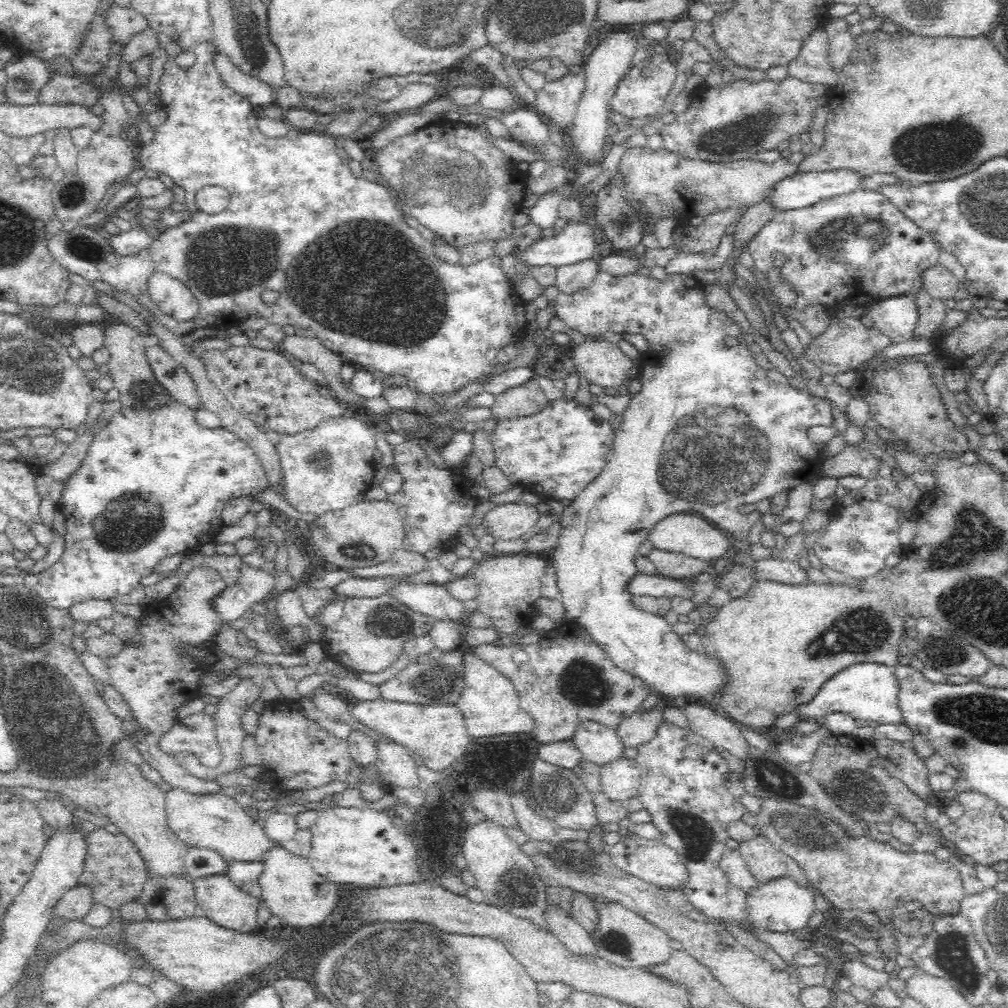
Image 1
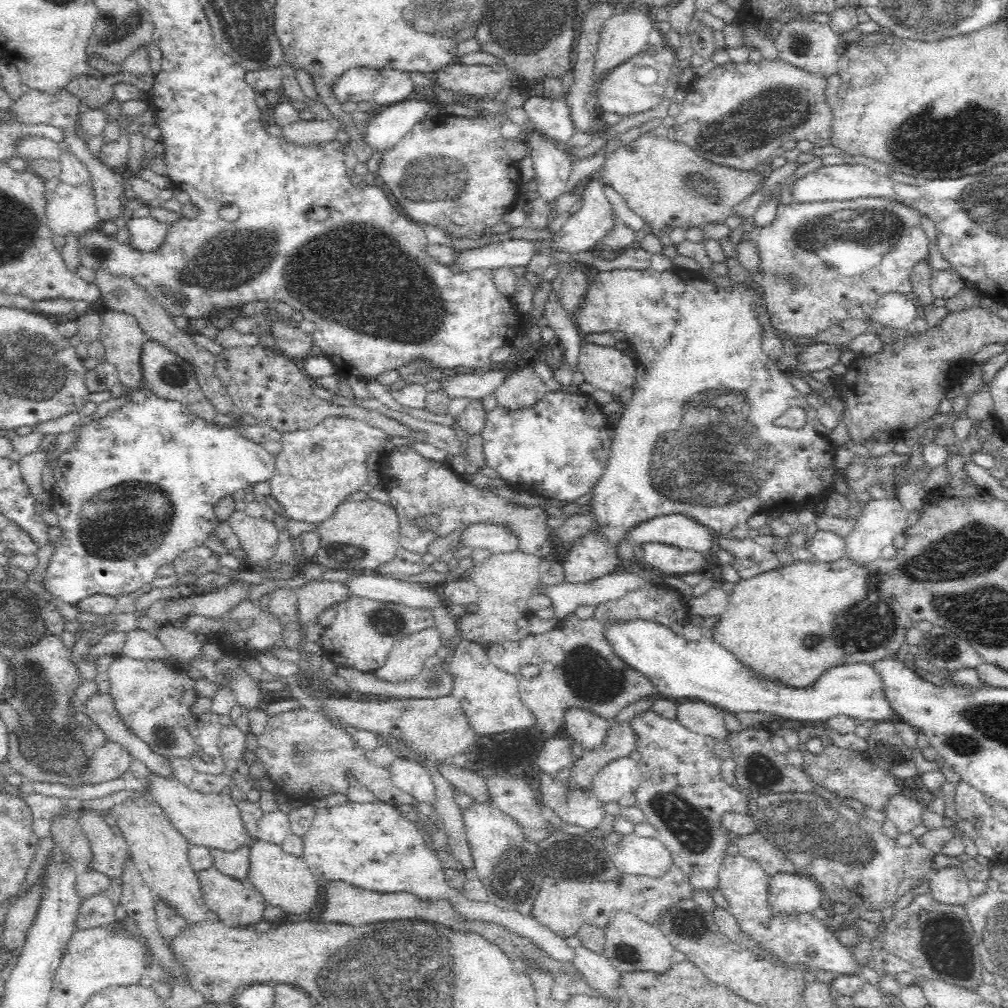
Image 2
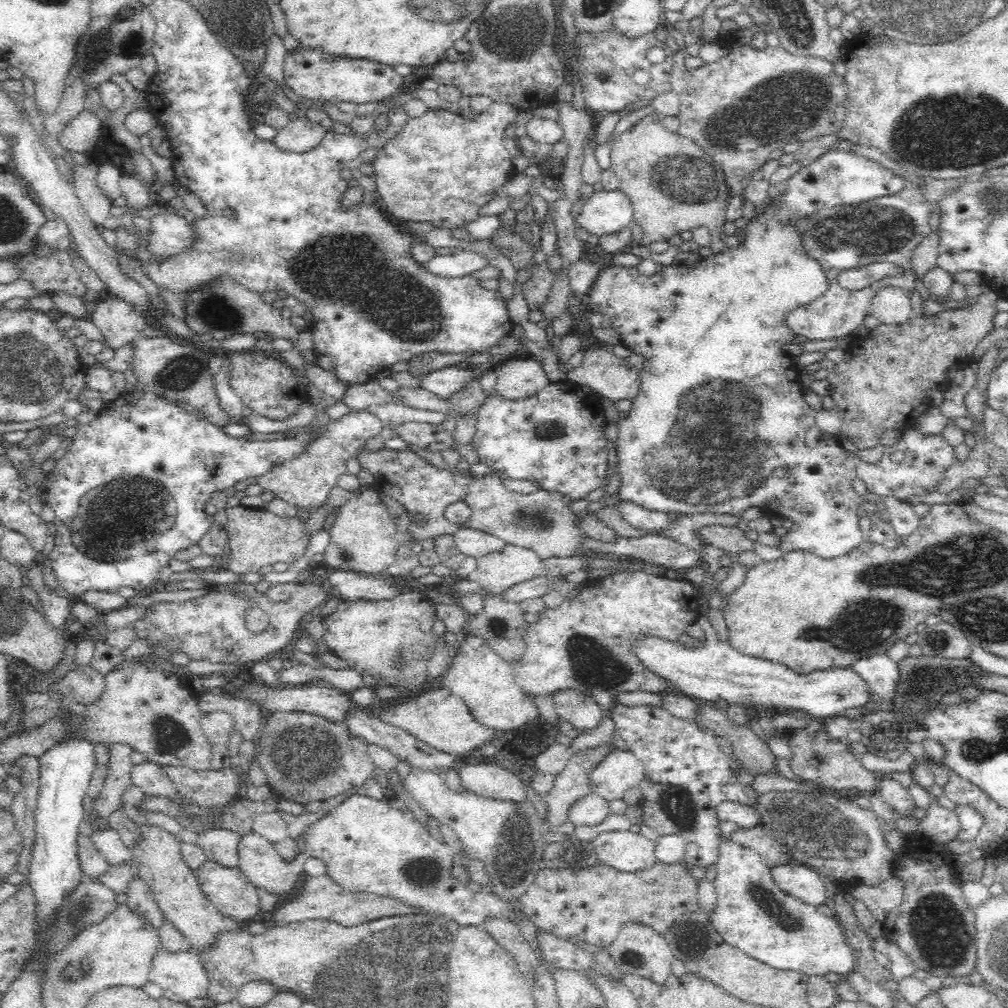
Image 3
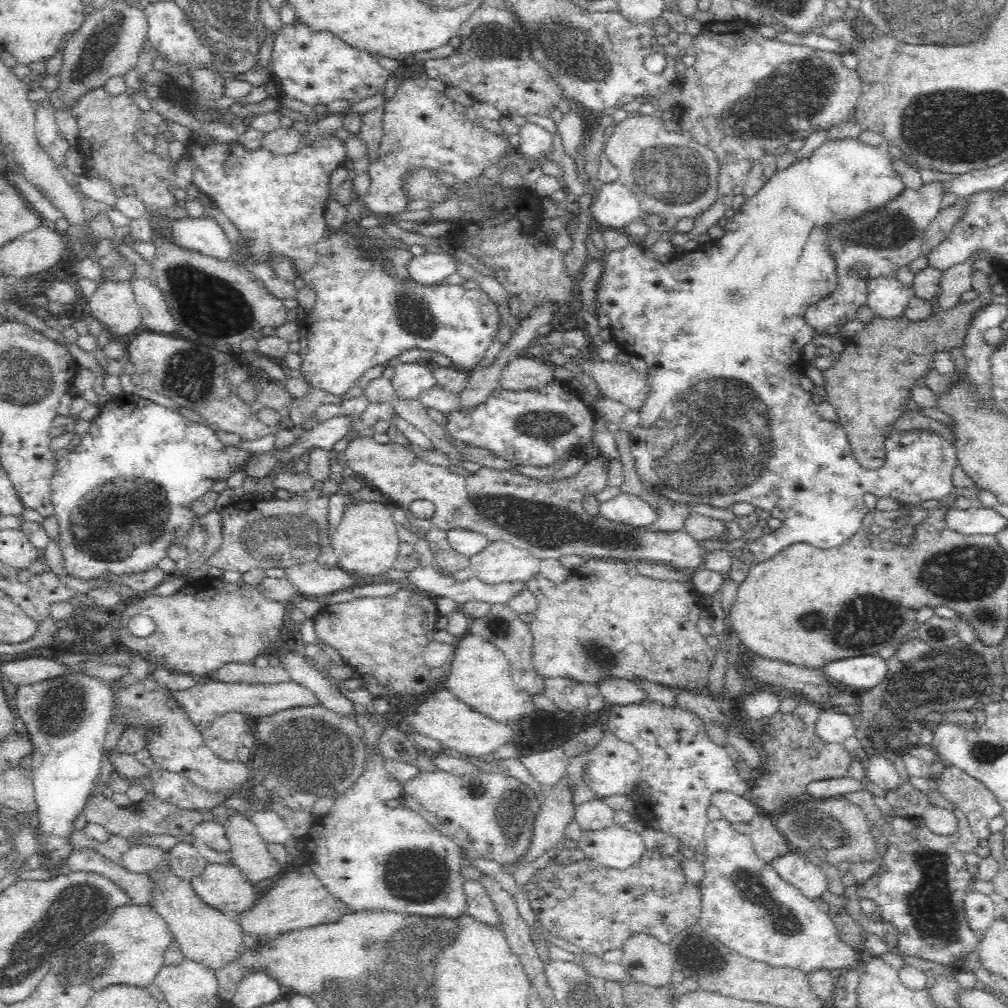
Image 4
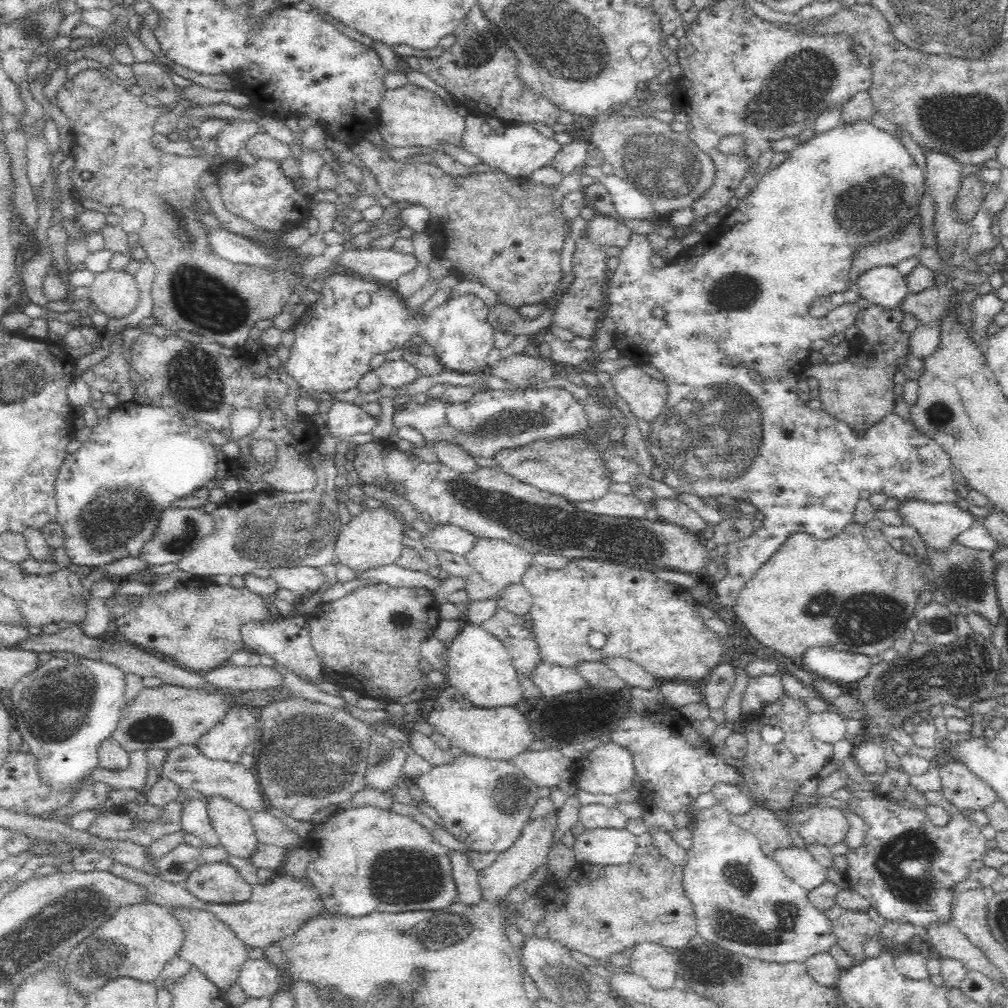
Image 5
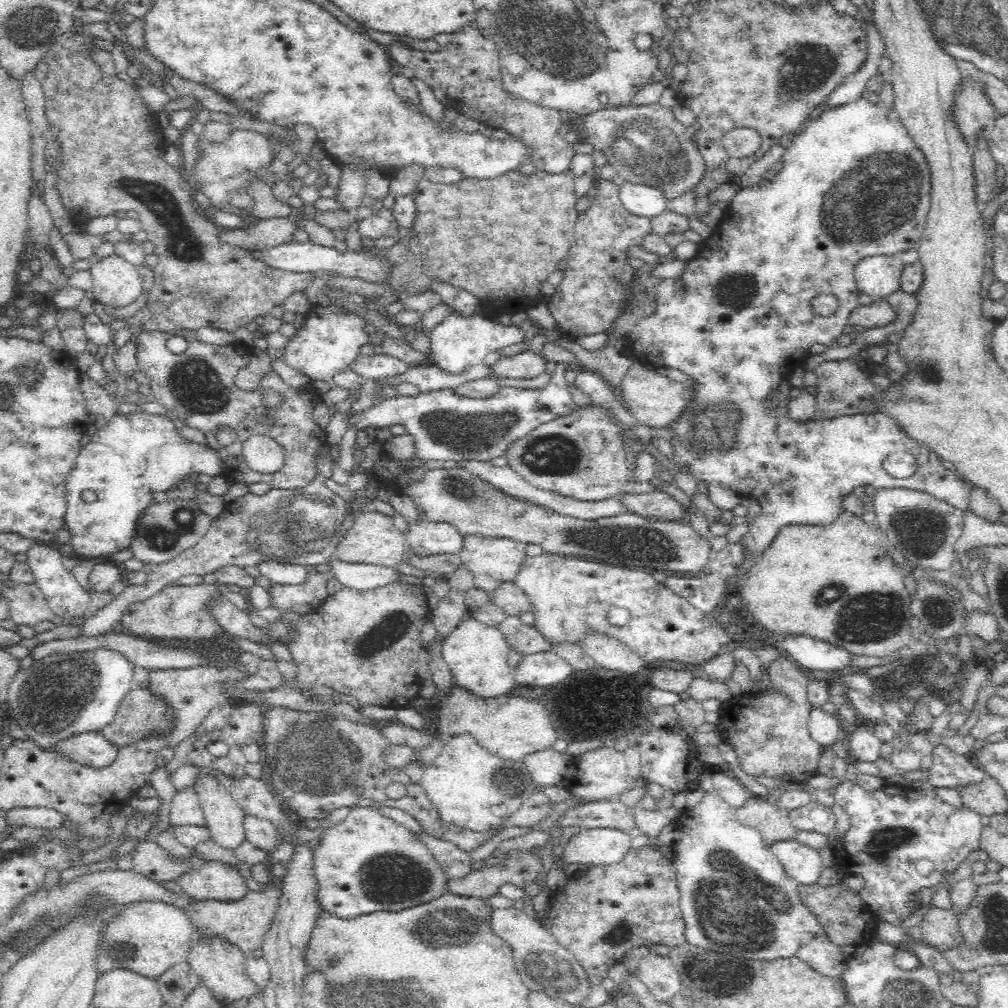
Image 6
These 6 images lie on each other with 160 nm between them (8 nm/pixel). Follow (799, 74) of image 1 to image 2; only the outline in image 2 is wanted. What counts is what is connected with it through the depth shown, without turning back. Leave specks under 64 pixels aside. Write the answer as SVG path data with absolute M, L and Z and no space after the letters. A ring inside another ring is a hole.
M793 19L785 23L781 36L776 40L776 48L779 51L779 59L784 63L826 81L827 78L839 72L839 59L841 57L836 53L838 40L840 40L839 36L830 29L829 24Z

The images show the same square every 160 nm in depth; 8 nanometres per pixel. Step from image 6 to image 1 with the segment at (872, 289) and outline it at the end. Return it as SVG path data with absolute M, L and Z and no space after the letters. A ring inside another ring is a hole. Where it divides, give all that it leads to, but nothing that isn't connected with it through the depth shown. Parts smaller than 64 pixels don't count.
M911 294L887 296L872 304L870 311L866 315L874 321L873 328L885 334L891 342L904 342L904 340L913 338L919 320L918 307Z

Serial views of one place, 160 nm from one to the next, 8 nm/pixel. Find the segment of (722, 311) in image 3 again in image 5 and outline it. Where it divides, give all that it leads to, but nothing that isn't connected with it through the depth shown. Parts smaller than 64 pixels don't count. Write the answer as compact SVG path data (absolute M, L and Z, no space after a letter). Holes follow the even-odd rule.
M858 122L852 126L842 126L826 132L826 134L813 135L810 140L796 144L789 152L784 162L777 168L762 176L757 186L746 196L739 200L738 206L721 218L712 230L714 238L713 246L704 246L702 241L685 247L674 259L663 268L655 268L650 265L649 258L656 253L650 240L638 233L633 233L626 246L622 247L618 254L618 266L614 272L609 272L604 287L605 297L604 312L614 319L616 325L614 333L615 348L620 356L632 358L636 364L652 364L660 374L664 374L663 384L666 385L663 409L650 421L650 434L648 434L648 454L656 468L662 468L662 482L672 488L676 494L690 494L696 498L720 498L720 496L732 496L736 501L752 504L764 516L763 526L754 530L752 536L743 538L742 541L732 542L726 546L725 566L728 574L713 586L714 599L719 599L719 604L724 608L732 608L738 599L739 593L748 583L748 580L756 574L770 557L772 557L788 538L806 533L818 541L828 541L840 537L845 529L855 522L856 508L860 500L860 492L868 490L880 492L896 498L901 502L905 500L918 500L932 504L954 503L960 498L968 498L970 491L968 484L959 483L952 471L950 455L944 447L930 437L928 433L922 433L918 427L910 421L906 421L896 413L888 414L878 424L857 438L855 432L844 422L834 418L823 408L814 409L808 402L800 400L798 394L798 379L803 367L809 363L810 343L814 340L826 340L830 336L844 333L846 328L855 325L858 314L861 311L858 305L848 306L848 316L826 316L818 319L811 317L809 308L812 302L816 302L830 294L842 292L849 285L849 268L851 256L858 243L877 241L880 237L889 237L906 219L918 213L918 204L922 194L927 191L925 183L925 171L920 168L913 156L908 153L900 139L894 135L875 127L870 122ZM652 308L662 308L664 316L654 318Z

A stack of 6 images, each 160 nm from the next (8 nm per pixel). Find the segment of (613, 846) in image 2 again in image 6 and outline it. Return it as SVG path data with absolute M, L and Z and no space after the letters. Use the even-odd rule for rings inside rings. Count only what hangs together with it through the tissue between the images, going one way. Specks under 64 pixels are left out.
M581 829L568 839L562 856L572 864L616 864L631 849L630 839L628 833L618 829Z

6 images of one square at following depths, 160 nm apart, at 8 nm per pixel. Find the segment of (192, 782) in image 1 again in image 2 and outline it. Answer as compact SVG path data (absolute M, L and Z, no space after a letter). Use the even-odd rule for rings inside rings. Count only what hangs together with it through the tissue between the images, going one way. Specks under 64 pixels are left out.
M98 691L89 697L84 704L84 714L98 724L107 740L122 745L136 760L143 762L151 773L174 779L170 758L155 753L147 742L134 734L124 717L116 711L110 695Z

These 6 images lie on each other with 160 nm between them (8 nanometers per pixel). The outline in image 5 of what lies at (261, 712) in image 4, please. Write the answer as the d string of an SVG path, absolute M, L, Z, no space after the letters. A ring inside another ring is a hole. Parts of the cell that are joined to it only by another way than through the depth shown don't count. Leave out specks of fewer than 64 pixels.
M162 684L158 687L144 687L135 698L121 708L116 730L111 737L129 753L150 748L178 746L180 743L196 743L197 740L218 724L232 706L238 707L244 691L212 687L183 687Z

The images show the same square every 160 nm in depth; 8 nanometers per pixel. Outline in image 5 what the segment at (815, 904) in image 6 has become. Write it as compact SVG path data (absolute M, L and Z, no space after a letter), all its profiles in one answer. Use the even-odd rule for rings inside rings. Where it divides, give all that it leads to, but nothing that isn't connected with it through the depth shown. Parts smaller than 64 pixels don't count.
M835 904L823 913L832 922L834 933L838 935L840 948L854 958L855 963L852 963L852 966L864 961L867 958L864 954L864 944L870 938L877 936L881 926L870 918L867 912L844 910Z

